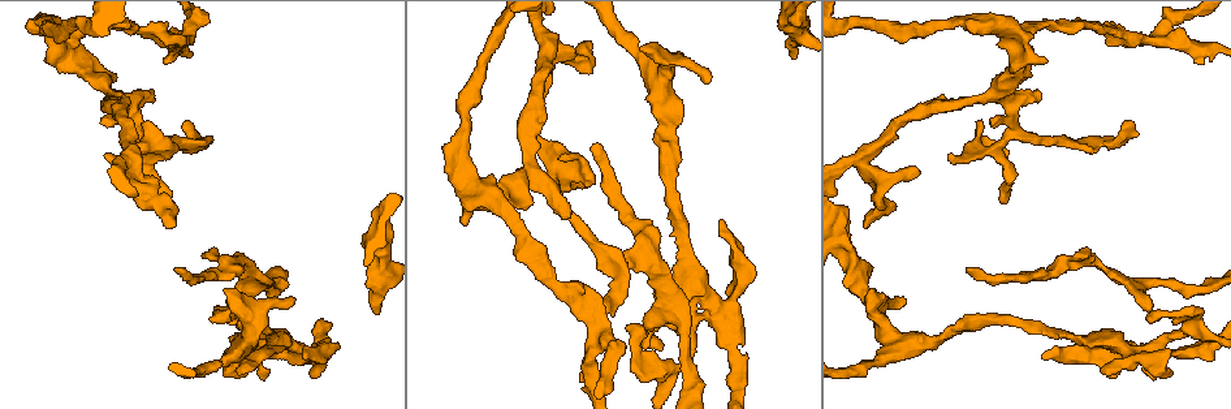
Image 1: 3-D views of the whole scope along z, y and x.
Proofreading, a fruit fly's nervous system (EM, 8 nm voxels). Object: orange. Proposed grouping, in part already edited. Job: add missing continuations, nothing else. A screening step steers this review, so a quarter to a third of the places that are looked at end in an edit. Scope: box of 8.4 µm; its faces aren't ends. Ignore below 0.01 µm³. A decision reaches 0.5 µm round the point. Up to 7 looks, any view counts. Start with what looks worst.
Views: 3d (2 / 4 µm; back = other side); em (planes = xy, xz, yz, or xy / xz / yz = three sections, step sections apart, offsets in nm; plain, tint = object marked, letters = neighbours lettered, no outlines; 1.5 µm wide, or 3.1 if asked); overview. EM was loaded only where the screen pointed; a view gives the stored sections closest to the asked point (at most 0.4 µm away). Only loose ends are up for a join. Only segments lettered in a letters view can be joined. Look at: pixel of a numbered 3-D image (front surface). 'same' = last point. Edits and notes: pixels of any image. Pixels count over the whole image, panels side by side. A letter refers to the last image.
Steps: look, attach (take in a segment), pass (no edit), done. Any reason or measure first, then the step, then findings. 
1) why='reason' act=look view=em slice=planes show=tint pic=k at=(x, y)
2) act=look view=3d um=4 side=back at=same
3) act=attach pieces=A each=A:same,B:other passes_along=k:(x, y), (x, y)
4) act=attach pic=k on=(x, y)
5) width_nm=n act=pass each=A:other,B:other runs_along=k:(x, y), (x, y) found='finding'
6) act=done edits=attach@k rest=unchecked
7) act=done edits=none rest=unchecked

act=look view=3d um=4 side=back pic=1 at=(793, 56)

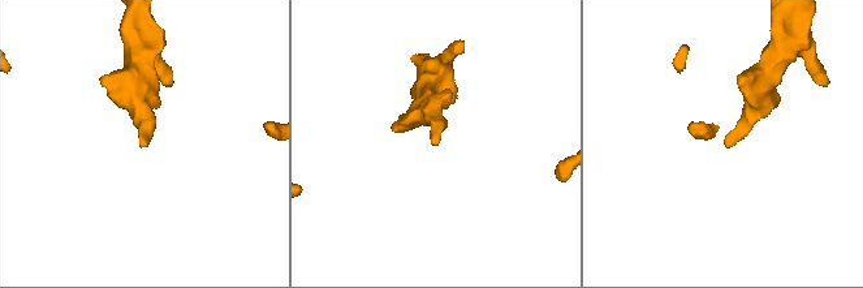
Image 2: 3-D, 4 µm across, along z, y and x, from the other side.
why='now the EM' act=look view=em slice=planes show=tint pic=2 at=(432, 142)

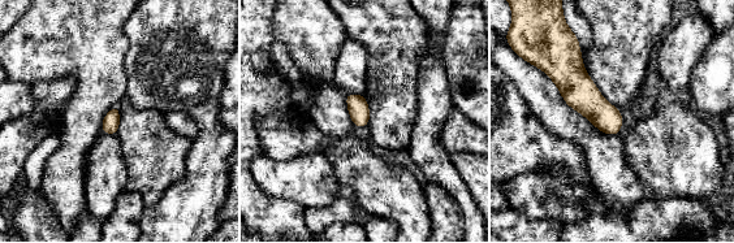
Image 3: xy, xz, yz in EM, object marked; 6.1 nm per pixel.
why='what lies round it' act=look view=em slice=planes show=letters at=same

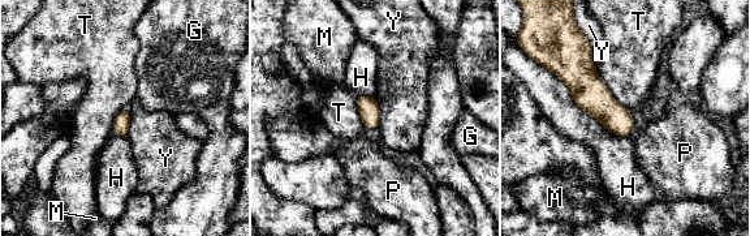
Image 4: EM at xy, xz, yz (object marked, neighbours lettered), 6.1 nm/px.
act=pass each=G:other,H:other,M:other,P:other,T:other,Y:other runs_along=4:(585, 54), (585, 86), (625, 133) found='no lettered segment goes on from it'

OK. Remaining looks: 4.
why='an open end' act=look view=3d um=2 pic=1 at=(1001, 202)

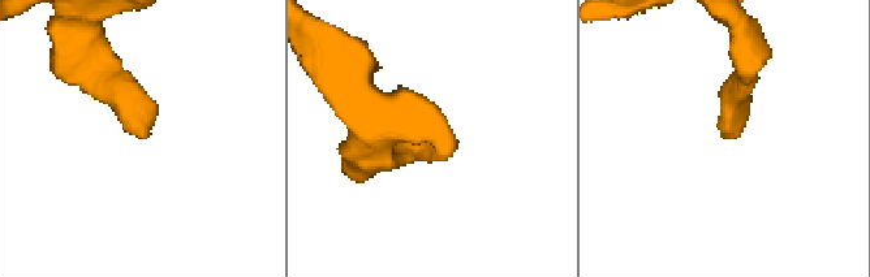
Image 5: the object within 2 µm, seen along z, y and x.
act=look view=em slice=xz step=4 show=tint pic=5 at=(149, 131)

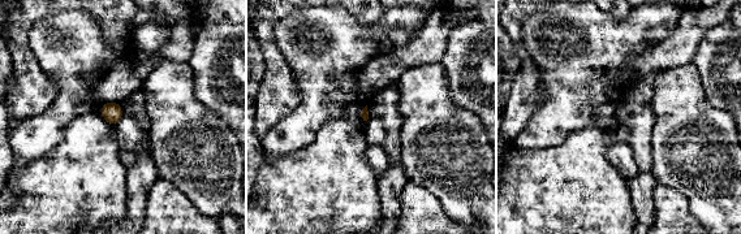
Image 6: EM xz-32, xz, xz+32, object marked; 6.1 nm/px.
act=look view=em slice=planes show=letters at=same

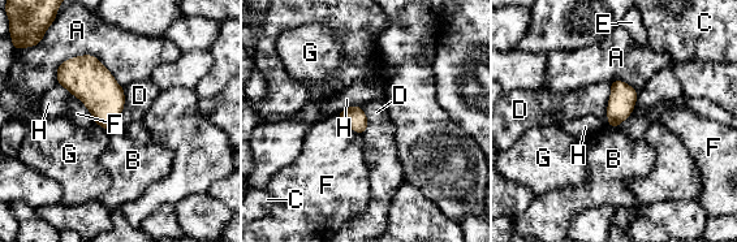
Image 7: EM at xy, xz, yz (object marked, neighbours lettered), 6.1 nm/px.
act=pass each=A:other,B:other,C:other,D:other,E:other,F:other,G:other,H:other border=7:(611, 83), (607, 122), (604, 125) found='none of them fits'

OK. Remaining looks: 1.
act=look view=em slice=planes show=letters pic=1 at=(678, 334)

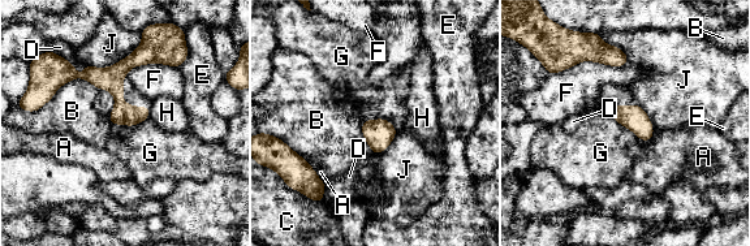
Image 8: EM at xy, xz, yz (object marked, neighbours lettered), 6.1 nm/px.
act=pass each=A:other,B:other,C:other,D:other,E:other,F:other,G:other,H:other,J:other runs_along=8:(138, 52), (113, 76), (70, 77) found='no lettered segment goes on from it'

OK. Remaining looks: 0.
act=done edits=none rest=unchecked

